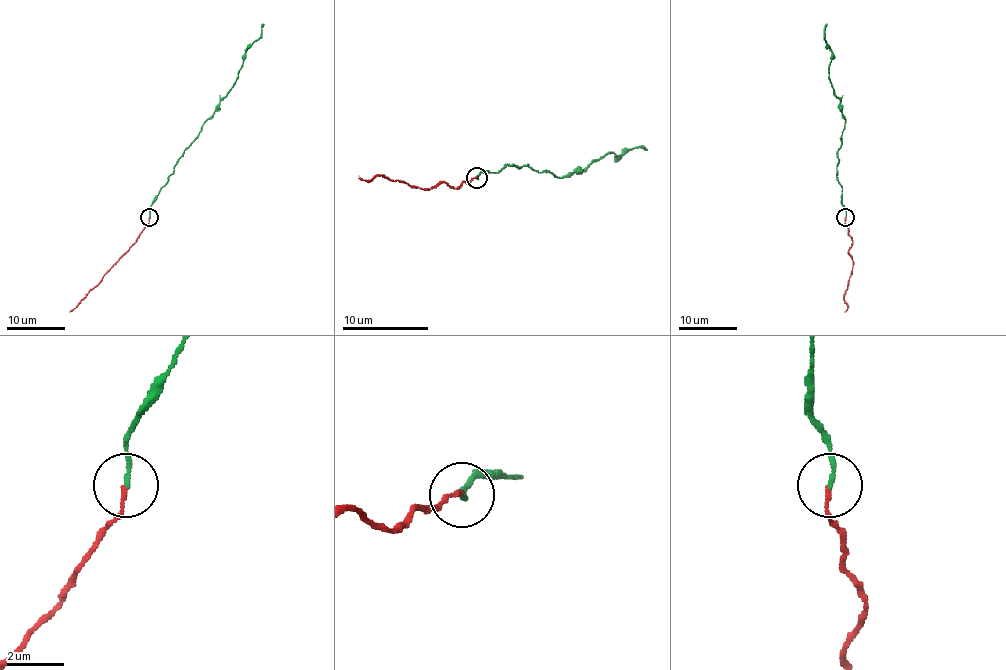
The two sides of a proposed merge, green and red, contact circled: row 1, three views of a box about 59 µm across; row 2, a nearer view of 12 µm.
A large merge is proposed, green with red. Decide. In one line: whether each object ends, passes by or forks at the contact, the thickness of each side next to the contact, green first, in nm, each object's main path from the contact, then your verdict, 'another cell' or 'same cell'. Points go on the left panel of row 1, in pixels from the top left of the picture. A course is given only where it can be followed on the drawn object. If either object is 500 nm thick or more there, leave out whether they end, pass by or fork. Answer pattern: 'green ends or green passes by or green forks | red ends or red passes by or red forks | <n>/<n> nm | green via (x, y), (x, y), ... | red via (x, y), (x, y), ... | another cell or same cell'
green ends | red ends | 160/120 nm | green via (149, 217), (153, 198), (227, 94), (244, 59), (244, 52), (260, 36), (262, 23) | red via (149, 217), (149, 223), (129, 250), (69, 311) | another cell

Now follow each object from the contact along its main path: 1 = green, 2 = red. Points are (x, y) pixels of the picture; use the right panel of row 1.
1: (846, 217), (841, 185), (837, 181), (844, 117), (828, 77), (831, 52), (824, 36), (827, 23)
2: (846, 217), (844, 223), (853, 242), (849, 250), (853, 268), (844, 295), (847, 308), (844, 311)

